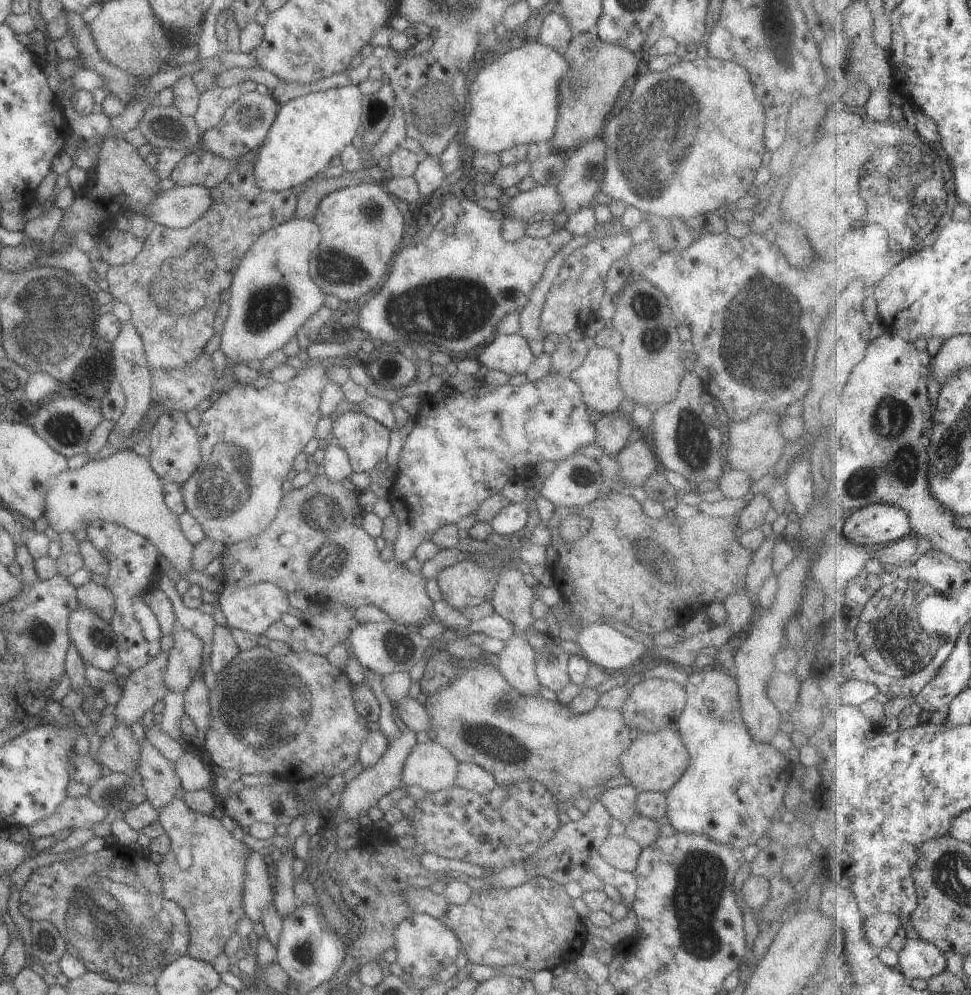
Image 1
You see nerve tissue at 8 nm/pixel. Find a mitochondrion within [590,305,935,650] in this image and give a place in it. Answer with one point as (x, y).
(892, 419)

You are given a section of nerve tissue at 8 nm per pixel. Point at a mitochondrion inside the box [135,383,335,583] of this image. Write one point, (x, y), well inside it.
(223, 487)

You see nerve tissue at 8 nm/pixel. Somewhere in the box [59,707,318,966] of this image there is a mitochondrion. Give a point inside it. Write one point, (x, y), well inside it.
(102, 936)

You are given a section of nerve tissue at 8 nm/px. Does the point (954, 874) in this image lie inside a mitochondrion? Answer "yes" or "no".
yes

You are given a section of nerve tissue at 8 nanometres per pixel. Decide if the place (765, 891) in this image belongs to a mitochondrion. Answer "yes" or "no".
no

